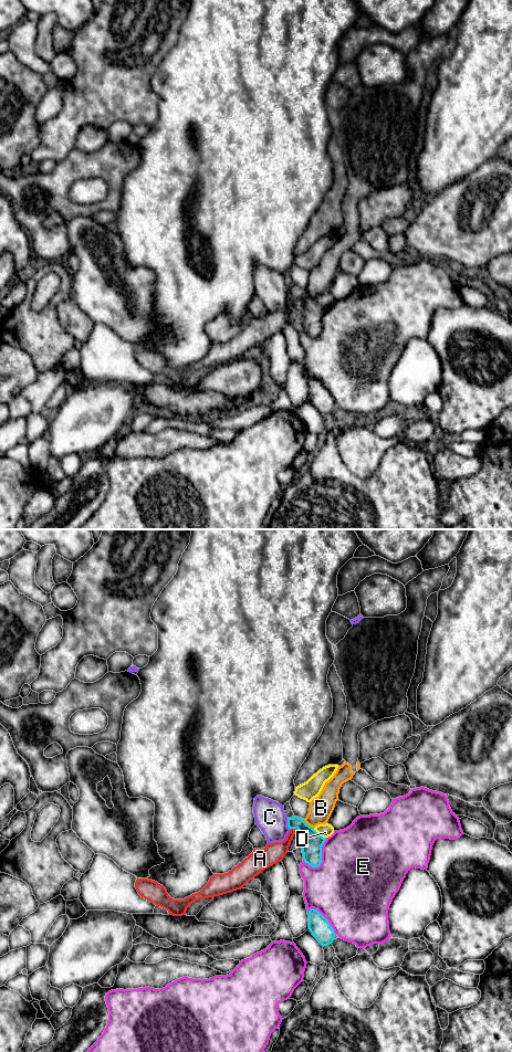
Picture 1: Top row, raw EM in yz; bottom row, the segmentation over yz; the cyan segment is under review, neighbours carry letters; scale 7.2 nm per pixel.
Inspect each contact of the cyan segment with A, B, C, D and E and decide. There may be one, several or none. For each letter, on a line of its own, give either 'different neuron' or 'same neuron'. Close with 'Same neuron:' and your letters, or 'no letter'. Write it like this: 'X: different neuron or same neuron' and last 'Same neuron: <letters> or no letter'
A: different neuron
B: different neuron
C: different neuron
D: different neuron
E: different neuron
Same neuron: no letter

